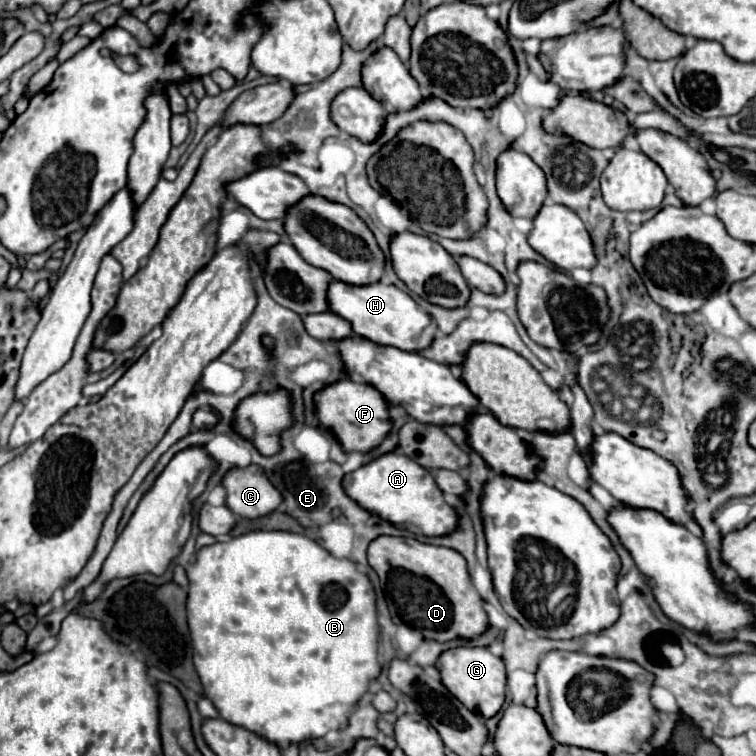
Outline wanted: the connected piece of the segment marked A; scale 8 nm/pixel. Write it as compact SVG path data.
M386 453L358 471L344 475L342 483L346 495L360 507L392 525L404 525L410 533L426 537L450 535L450 531L454 531L454 523L458 523L458 513L444 501L444 495L434 483L432 473L406 455Z

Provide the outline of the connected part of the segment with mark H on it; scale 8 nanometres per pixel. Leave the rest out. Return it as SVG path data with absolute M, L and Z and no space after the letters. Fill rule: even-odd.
M332 281L328 287L328 303L332 313L348 319L356 335L366 337L378 345L398 347L402 351L422 351L434 341L434 323L432 317L404 291L396 285L372 283L372 285L348 285L342 281Z

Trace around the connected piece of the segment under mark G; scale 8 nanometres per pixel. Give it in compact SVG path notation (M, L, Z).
M458 647L444 651L440 657L440 677L446 689L466 705L466 709L490 719L506 699L506 667L504 661L492 655L486 647Z

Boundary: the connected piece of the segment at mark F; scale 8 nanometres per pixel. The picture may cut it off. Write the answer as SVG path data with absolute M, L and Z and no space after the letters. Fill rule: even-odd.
M340 379L338 383L328 385L320 393L316 393L314 403L316 403L322 425L338 437L338 441L346 453L350 453L350 451L368 453L368 451L376 449L388 437L388 433L392 429L390 407L386 403L386 397L376 387L370 387L368 383Z

